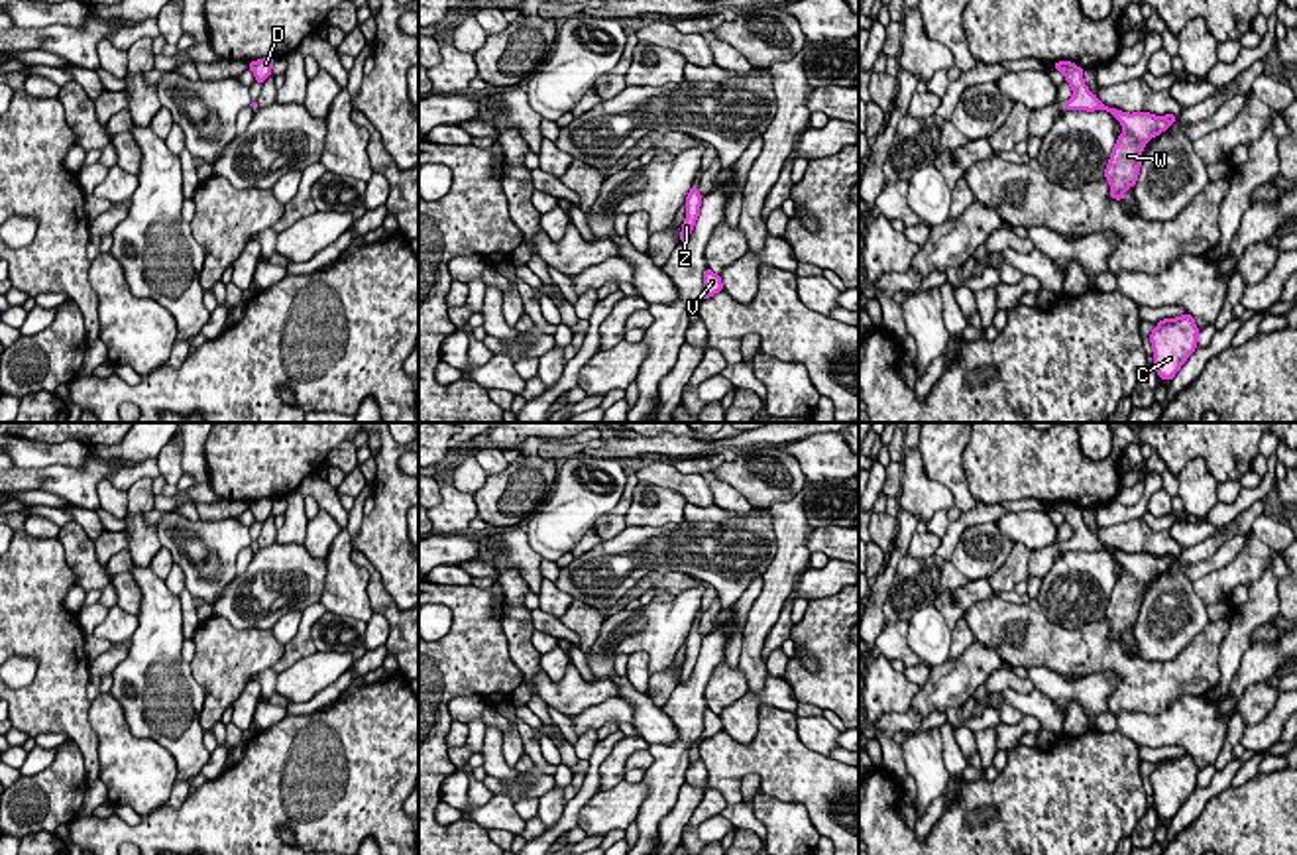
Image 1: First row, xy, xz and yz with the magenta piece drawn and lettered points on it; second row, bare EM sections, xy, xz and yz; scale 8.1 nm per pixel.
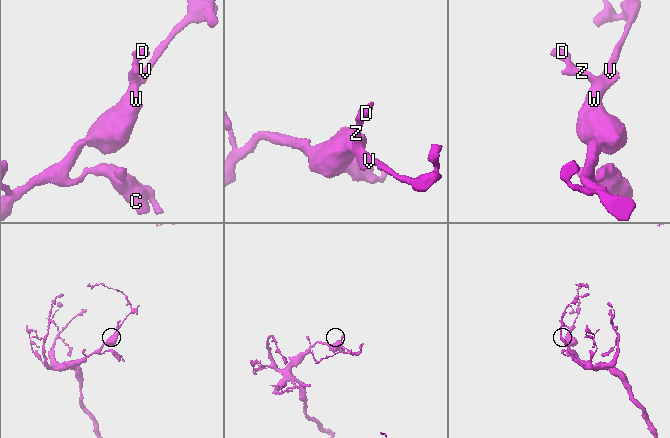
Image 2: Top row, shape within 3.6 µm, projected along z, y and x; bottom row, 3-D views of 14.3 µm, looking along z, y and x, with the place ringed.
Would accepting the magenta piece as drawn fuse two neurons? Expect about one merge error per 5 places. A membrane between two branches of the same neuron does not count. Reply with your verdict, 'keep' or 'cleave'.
keep

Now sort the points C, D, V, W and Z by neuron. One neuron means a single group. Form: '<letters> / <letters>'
C D V W Z

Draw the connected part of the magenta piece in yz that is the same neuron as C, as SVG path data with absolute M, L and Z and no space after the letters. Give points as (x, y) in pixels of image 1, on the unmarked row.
M1187 753L1163 759L1150 774L1154 802L1161 820L1173 820L1199 782L1195 759Z

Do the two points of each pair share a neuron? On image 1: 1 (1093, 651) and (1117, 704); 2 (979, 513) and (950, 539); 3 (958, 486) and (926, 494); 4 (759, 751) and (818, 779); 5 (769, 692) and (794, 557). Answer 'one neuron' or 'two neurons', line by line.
1: one neuron
2: one neuron
3: two neurons
4: one neuron
5: two neurons

